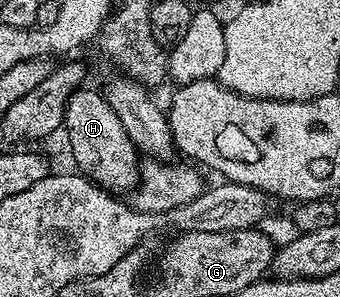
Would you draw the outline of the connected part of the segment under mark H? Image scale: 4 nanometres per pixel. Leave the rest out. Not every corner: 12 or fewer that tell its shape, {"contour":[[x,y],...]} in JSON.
{"contour":[[103,92],[64,112],[75,168],[100,188],[140,184],[141,154]]}

